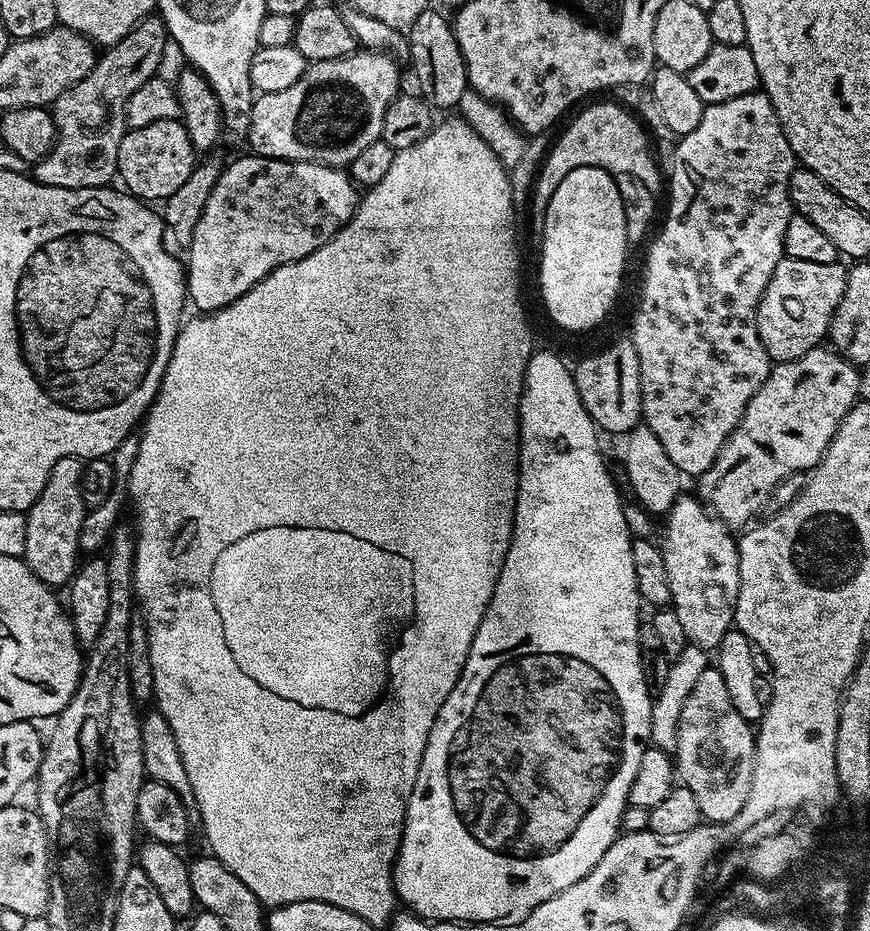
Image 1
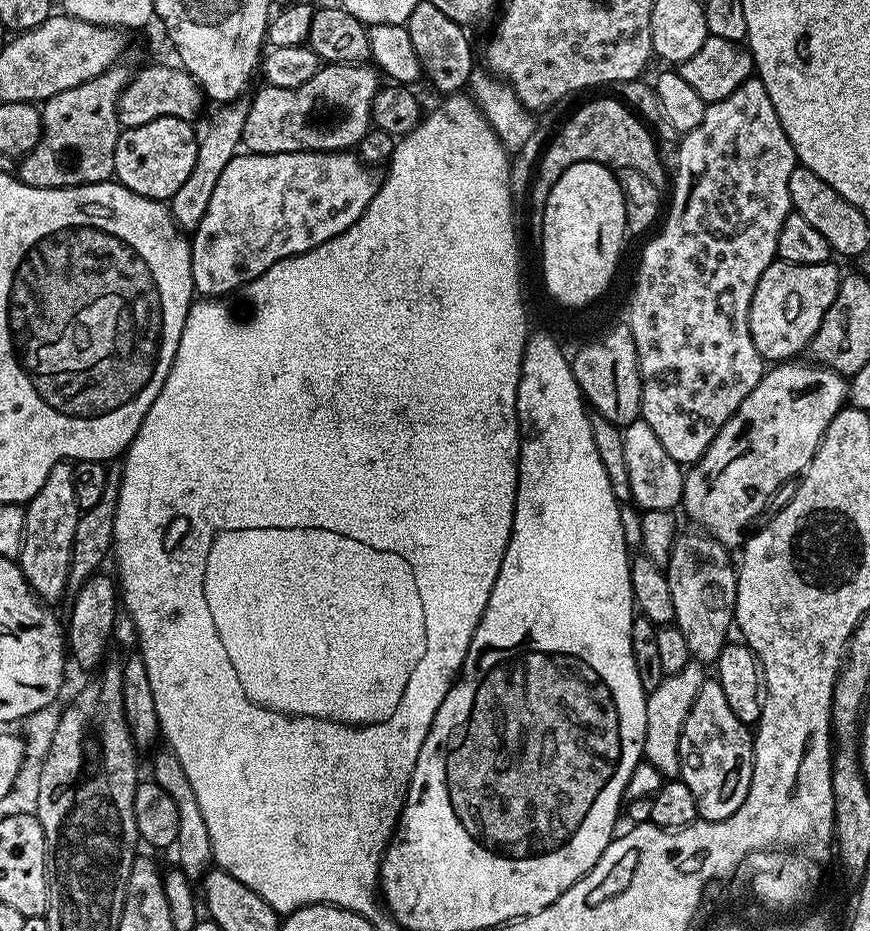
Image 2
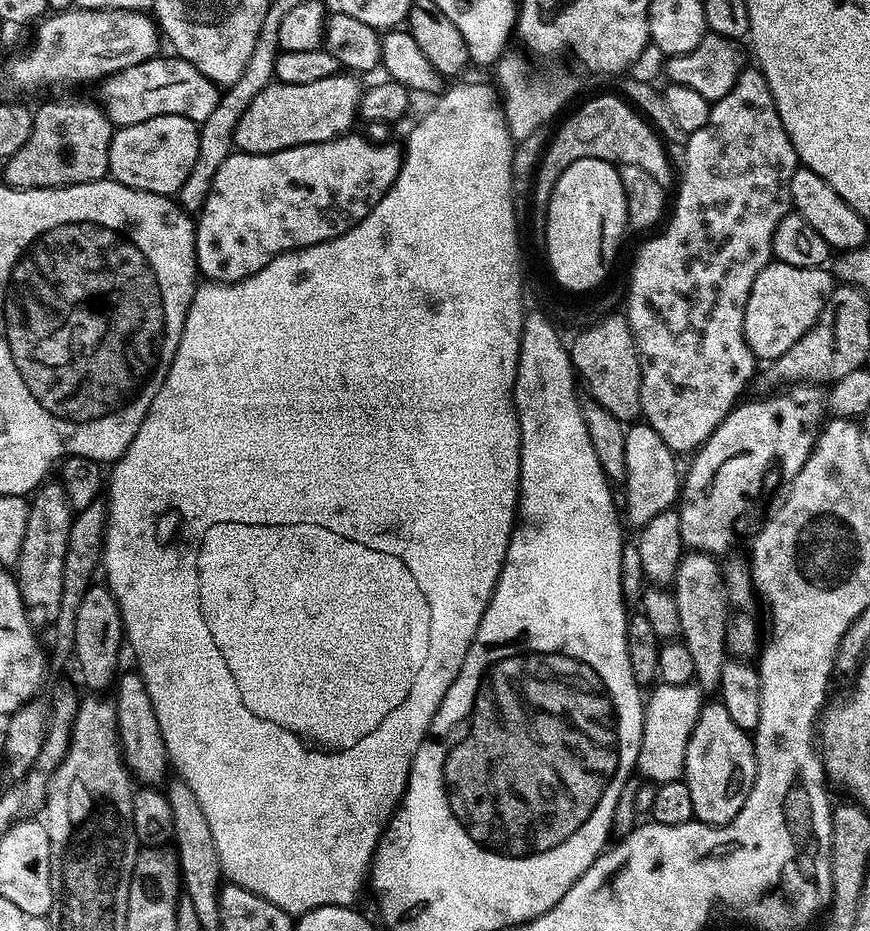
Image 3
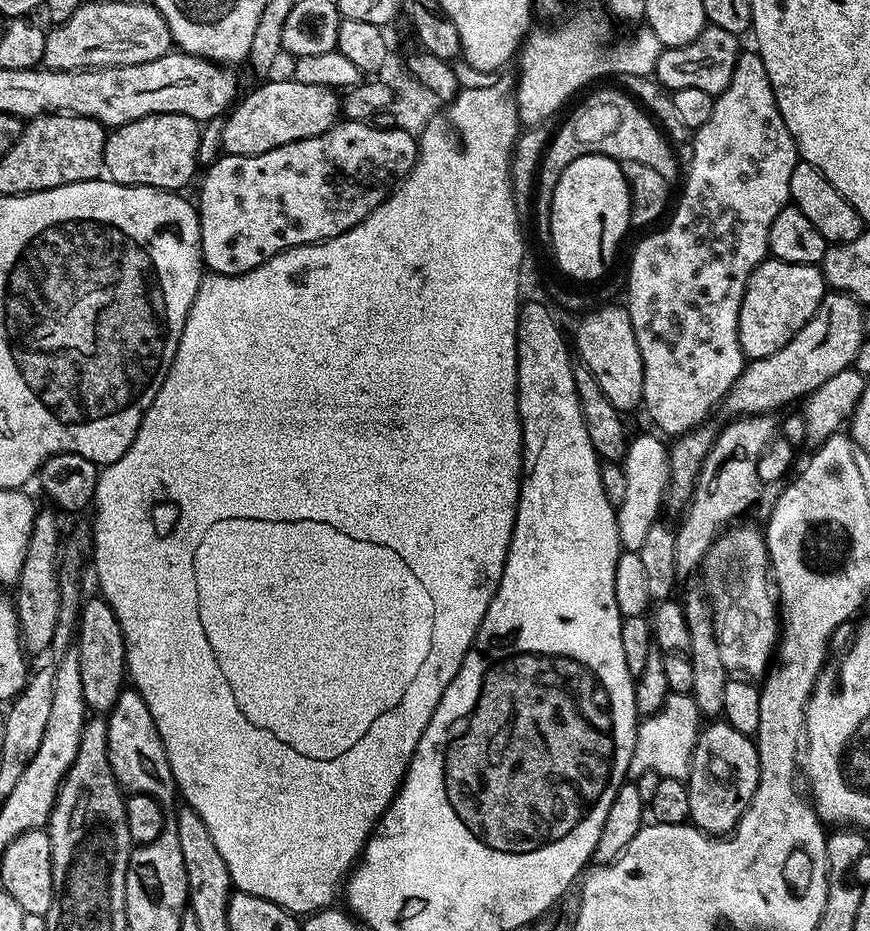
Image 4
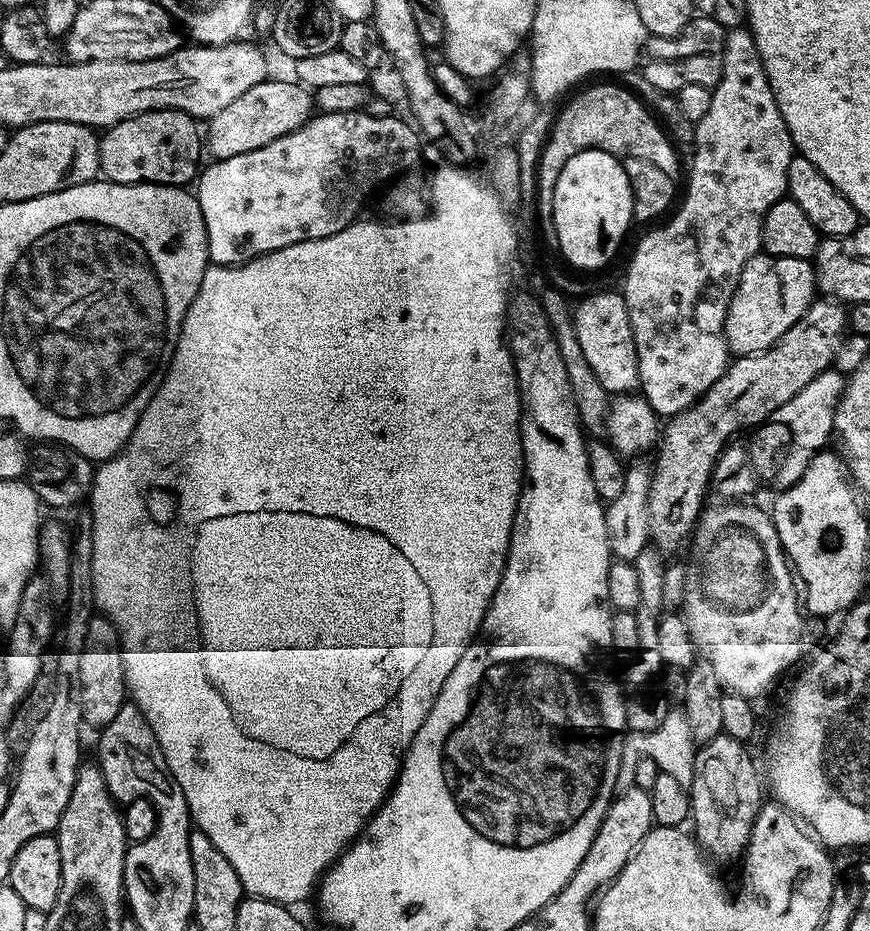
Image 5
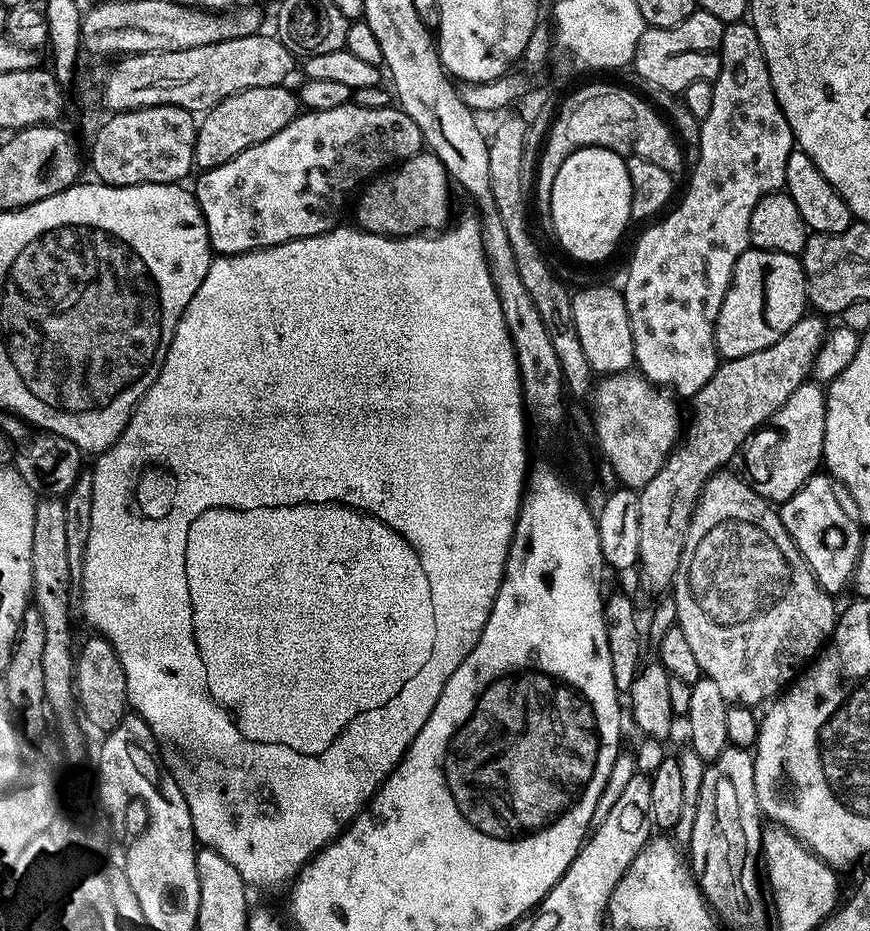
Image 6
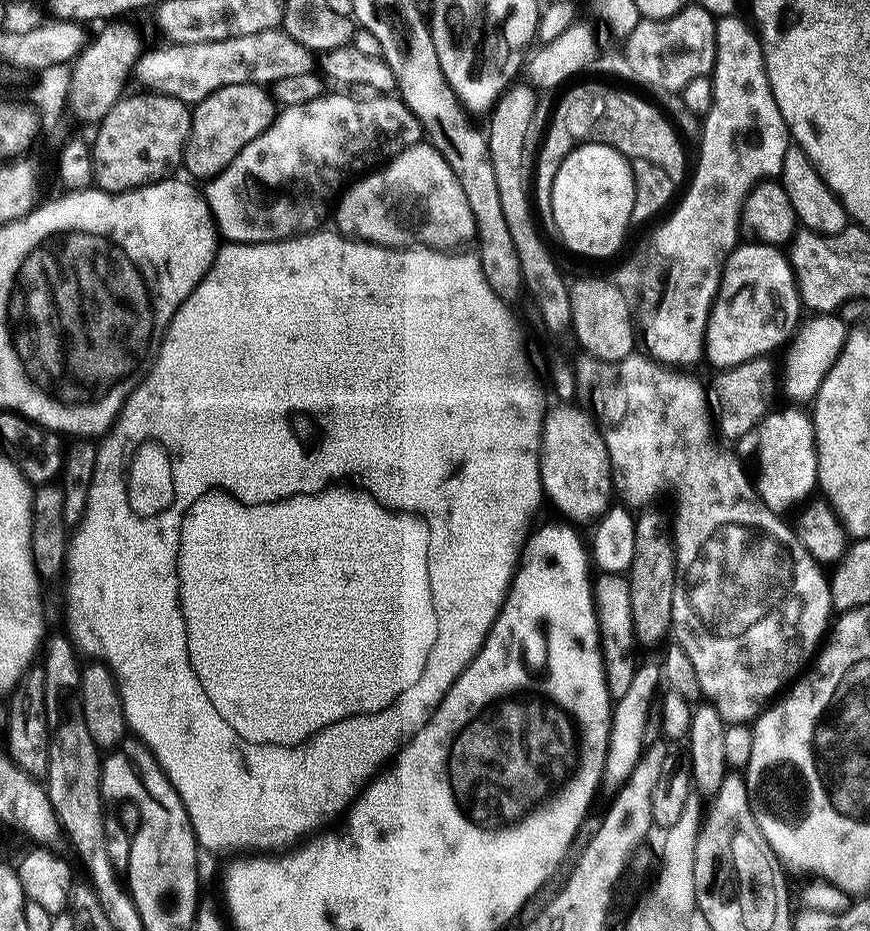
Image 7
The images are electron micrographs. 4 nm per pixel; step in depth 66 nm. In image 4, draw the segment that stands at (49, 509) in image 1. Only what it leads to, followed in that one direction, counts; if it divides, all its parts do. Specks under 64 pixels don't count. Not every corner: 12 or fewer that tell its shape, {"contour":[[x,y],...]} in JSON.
{"contour":[[37,511],[14,607],[25,653],[47,653],[57,625],[57,513]]}

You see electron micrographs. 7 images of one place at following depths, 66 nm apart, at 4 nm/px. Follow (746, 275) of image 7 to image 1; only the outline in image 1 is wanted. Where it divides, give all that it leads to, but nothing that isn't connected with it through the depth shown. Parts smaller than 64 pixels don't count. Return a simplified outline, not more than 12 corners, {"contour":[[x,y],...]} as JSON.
{"contour":[[778,262],[756,311],[769,361],[827,337],[848,268]]}

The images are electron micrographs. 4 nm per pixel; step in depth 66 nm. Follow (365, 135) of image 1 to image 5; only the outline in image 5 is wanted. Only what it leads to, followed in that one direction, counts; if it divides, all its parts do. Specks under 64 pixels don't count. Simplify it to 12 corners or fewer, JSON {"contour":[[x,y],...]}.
{"contour":[[263,80],[206,124],[207,155],[234,158],[314,115],[313,93]]}

